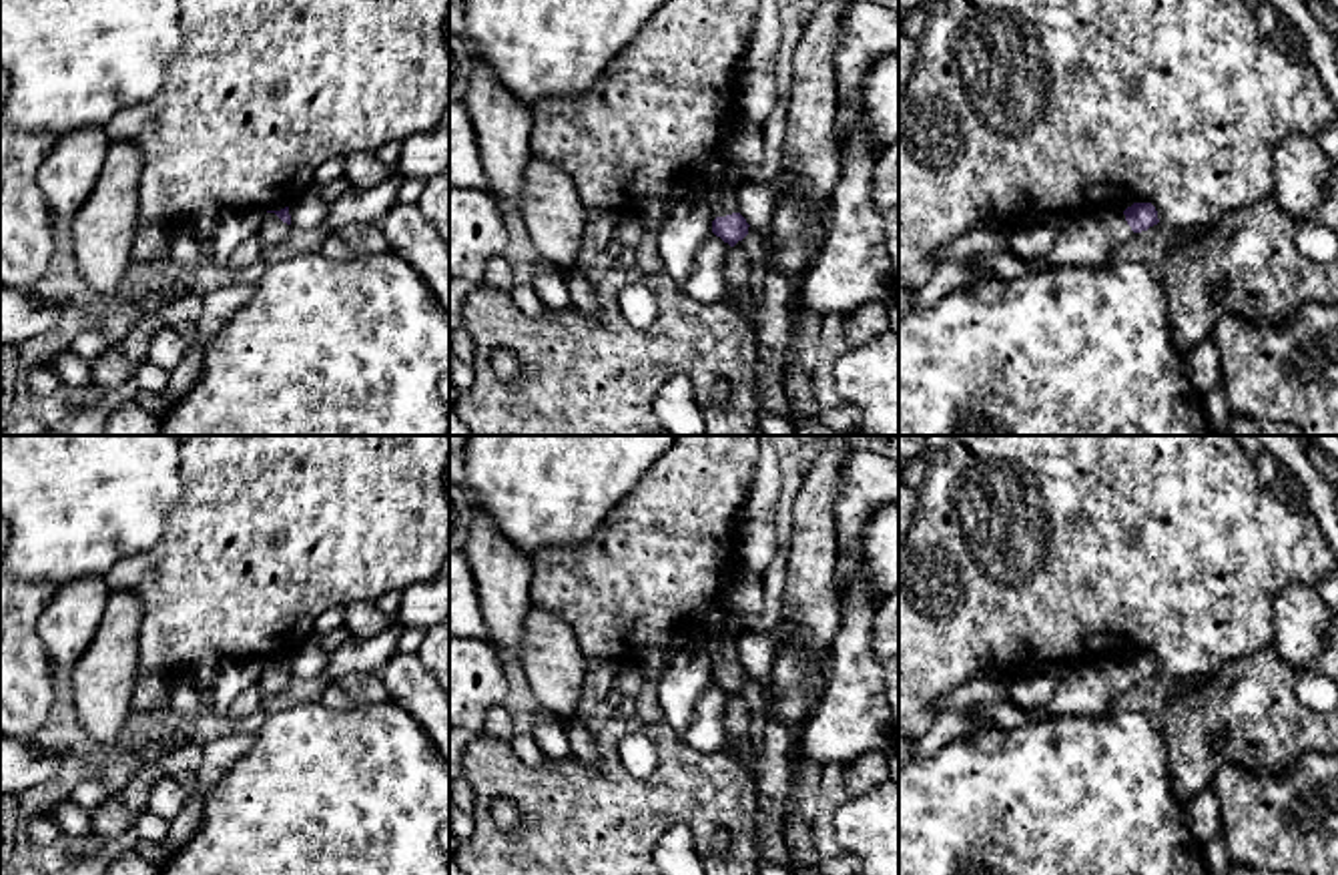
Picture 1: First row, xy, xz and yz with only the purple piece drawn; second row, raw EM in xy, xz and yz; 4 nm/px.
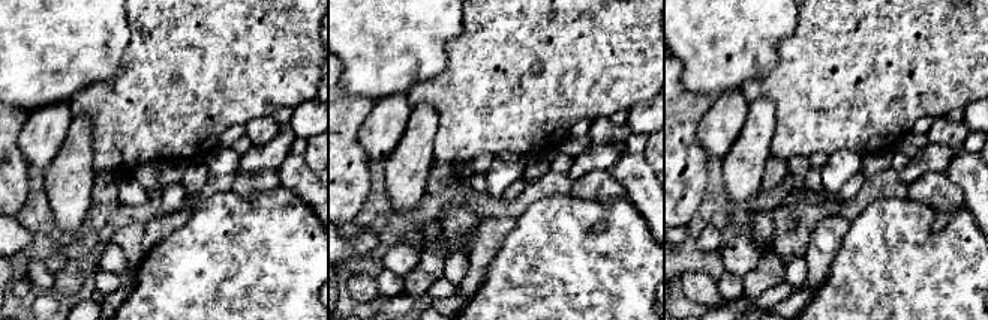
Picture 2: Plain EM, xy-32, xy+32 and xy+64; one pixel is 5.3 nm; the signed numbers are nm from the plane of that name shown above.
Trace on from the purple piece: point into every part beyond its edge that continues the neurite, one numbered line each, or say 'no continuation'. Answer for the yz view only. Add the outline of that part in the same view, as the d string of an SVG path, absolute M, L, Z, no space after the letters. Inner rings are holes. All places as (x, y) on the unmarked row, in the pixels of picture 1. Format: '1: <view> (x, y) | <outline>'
1: yz (1088, 689) | M1123 660L1077 662L1031 716L1091 716L1111 712L1111 700L1133 684Z

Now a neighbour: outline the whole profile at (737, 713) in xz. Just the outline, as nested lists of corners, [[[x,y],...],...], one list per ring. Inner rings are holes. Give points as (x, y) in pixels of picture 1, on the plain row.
[[[728,696],[722,712],[726,726],[724,753],[750,761],[746,755],[746,735],[754,710],[756,708],[752,708],[746,700]]]

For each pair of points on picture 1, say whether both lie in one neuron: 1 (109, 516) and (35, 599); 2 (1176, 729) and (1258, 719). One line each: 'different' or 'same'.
1: different
2: same

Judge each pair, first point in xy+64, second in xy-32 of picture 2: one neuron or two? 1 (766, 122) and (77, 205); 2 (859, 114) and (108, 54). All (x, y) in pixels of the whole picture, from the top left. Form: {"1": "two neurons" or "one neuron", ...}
{"1": "one neuron", "2": "two neurons"}

